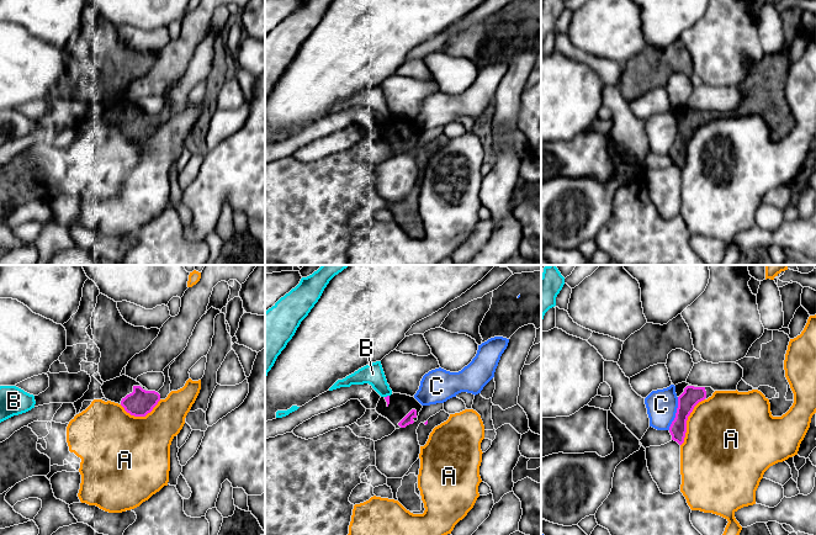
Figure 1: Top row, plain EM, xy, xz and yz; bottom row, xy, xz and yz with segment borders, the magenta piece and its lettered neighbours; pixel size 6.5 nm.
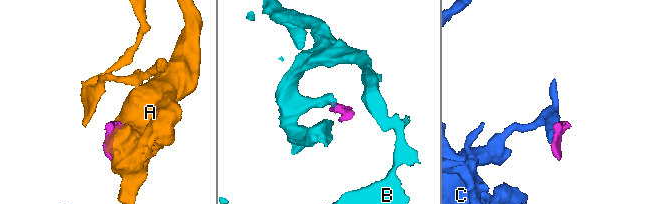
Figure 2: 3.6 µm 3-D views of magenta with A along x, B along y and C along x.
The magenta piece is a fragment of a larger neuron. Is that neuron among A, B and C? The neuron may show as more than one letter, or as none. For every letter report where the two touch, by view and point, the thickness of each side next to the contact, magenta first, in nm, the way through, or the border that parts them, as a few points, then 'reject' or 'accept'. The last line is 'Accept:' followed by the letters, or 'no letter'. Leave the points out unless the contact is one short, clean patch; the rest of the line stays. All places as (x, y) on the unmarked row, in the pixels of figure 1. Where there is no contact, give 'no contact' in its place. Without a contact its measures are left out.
A: yz (685, 146) | 120/480 nm | reject
B: xz (387, 120) | 30/140 nm | reject
C: yz (676, 137) | 120/200 nm | along yz (678, 121), (676, 141), (668, 153) | reject
Accept: no letter

